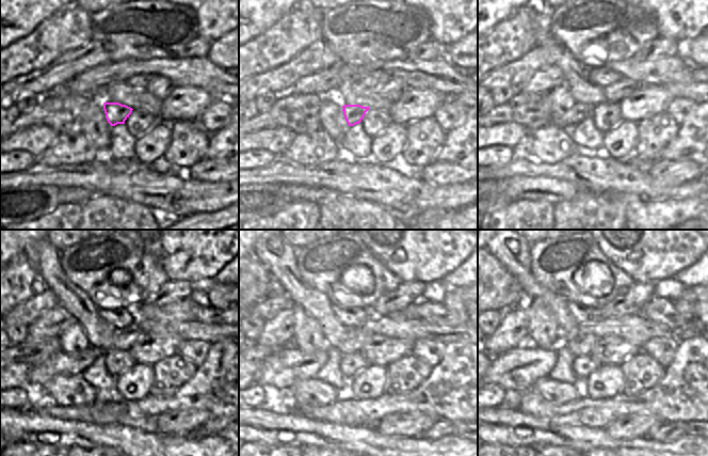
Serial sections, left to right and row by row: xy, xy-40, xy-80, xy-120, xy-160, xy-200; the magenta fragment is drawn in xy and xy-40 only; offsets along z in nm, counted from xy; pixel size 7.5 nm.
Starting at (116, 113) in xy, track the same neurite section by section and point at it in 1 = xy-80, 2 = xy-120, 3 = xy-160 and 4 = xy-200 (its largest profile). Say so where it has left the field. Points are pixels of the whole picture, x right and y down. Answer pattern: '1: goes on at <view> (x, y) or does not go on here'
1: goes on at xy-80 (578, 112)
2: goes on at xy-120 (68, 363)
3: goes on at xy-160 (280, 371)
4: goes on at xy-200 (519, 368)

